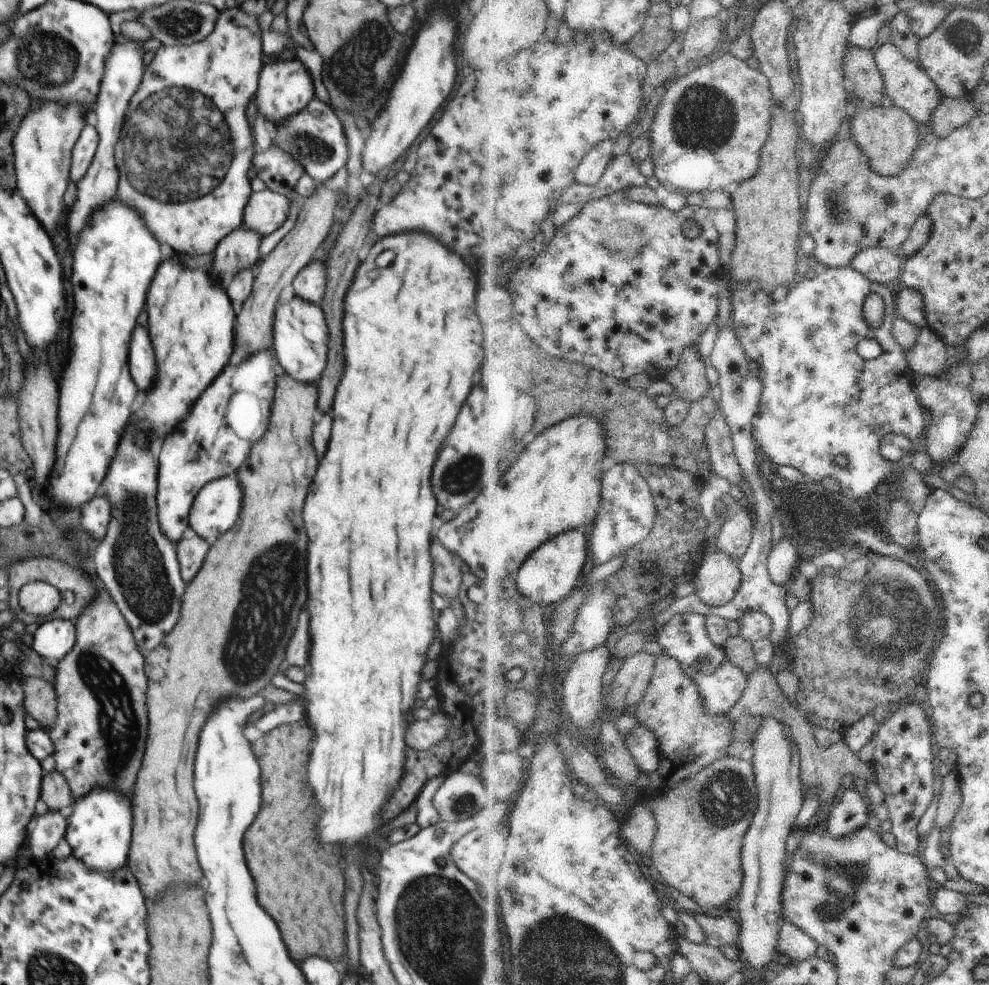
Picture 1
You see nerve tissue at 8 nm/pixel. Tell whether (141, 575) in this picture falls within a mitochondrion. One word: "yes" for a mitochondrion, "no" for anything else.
yes

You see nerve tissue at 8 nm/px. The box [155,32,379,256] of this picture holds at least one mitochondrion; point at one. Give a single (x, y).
(304, 143)

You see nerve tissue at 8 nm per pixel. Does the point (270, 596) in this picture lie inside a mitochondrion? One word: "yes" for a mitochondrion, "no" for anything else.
yes

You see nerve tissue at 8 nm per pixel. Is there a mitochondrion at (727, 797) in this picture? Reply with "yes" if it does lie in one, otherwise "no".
yes

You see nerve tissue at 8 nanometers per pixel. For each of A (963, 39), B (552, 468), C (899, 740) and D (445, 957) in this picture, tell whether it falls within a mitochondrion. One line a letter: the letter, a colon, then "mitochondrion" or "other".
A: mitochondrion
B: other
C: other
D: mitochondrion

